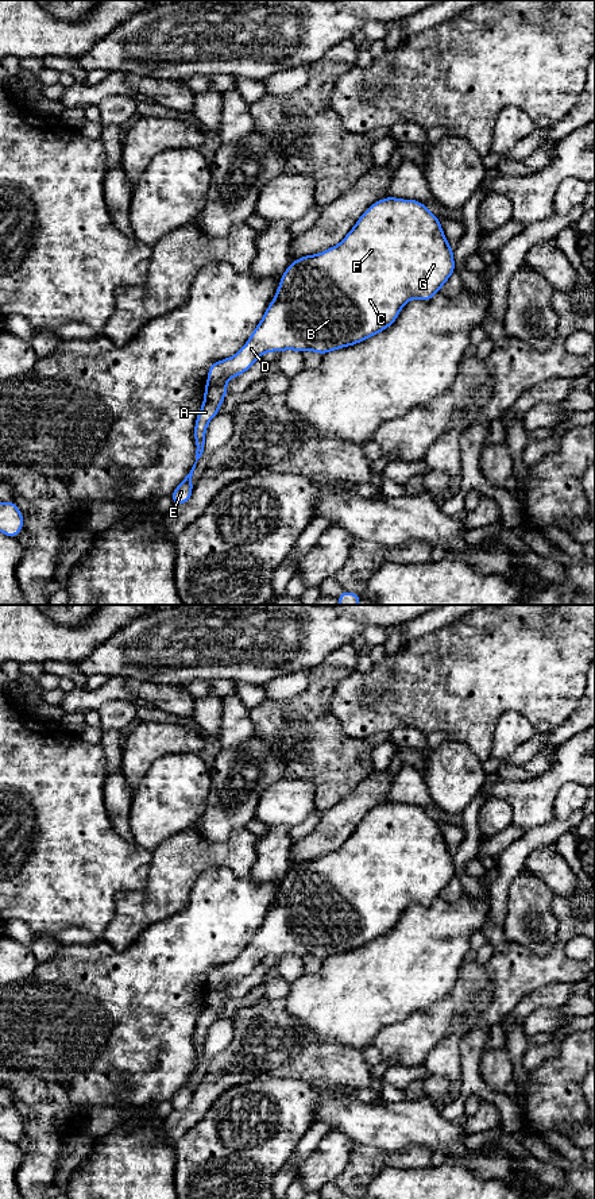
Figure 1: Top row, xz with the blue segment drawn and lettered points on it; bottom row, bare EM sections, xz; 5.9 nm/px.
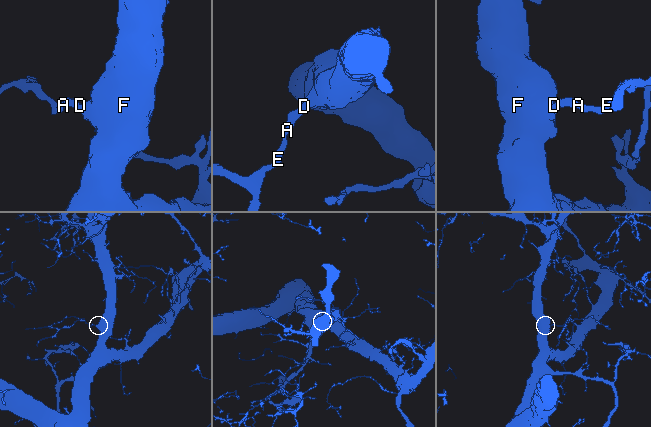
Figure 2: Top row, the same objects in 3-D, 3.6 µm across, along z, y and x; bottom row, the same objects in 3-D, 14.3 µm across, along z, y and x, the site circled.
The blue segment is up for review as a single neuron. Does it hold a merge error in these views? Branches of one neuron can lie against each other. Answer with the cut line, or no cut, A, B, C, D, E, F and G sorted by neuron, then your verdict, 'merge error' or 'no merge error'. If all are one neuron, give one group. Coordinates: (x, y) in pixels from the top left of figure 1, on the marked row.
cut none; groups A B C D E F G; no merge error

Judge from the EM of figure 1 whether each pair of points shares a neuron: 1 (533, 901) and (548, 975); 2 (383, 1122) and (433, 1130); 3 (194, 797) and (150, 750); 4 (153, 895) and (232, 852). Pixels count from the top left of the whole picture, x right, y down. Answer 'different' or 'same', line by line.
1: different
2: same
3: different
4: same

